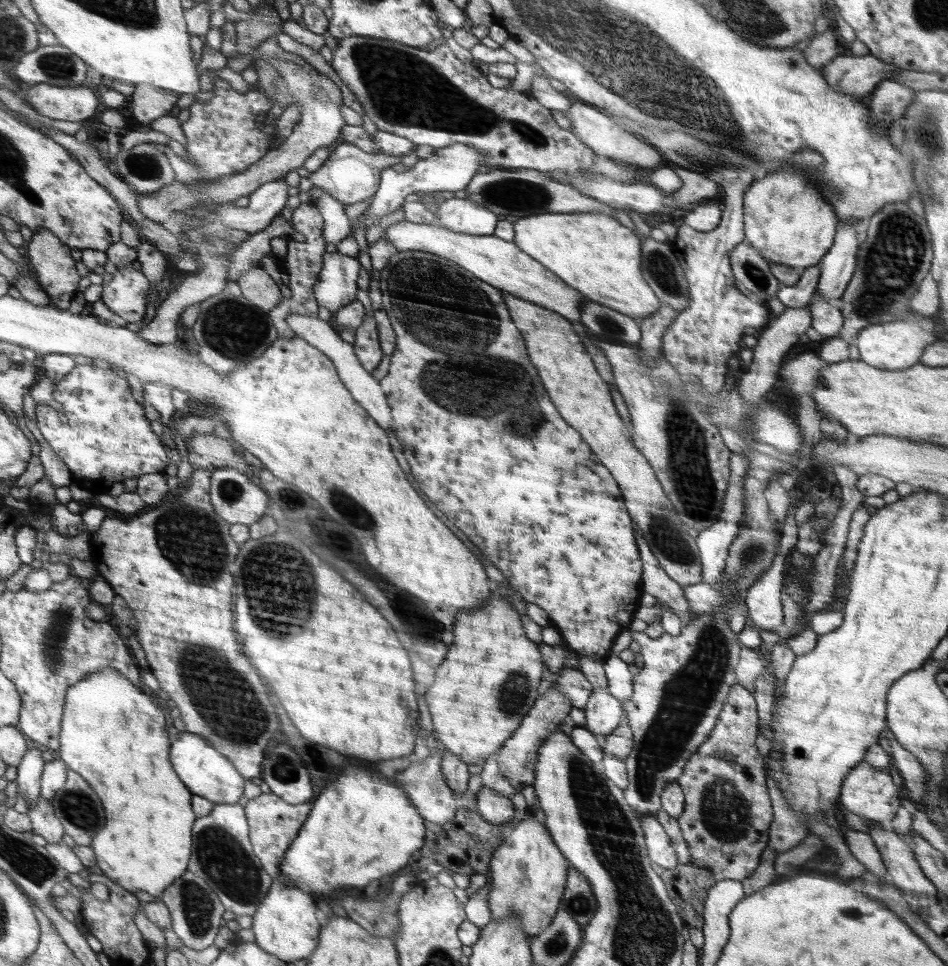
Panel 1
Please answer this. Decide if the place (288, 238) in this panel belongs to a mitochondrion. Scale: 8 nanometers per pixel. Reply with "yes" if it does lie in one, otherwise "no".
no

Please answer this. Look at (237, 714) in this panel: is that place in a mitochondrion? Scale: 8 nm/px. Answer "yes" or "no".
yes

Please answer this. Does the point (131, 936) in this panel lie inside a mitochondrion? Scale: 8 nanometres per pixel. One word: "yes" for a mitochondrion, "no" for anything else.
no

